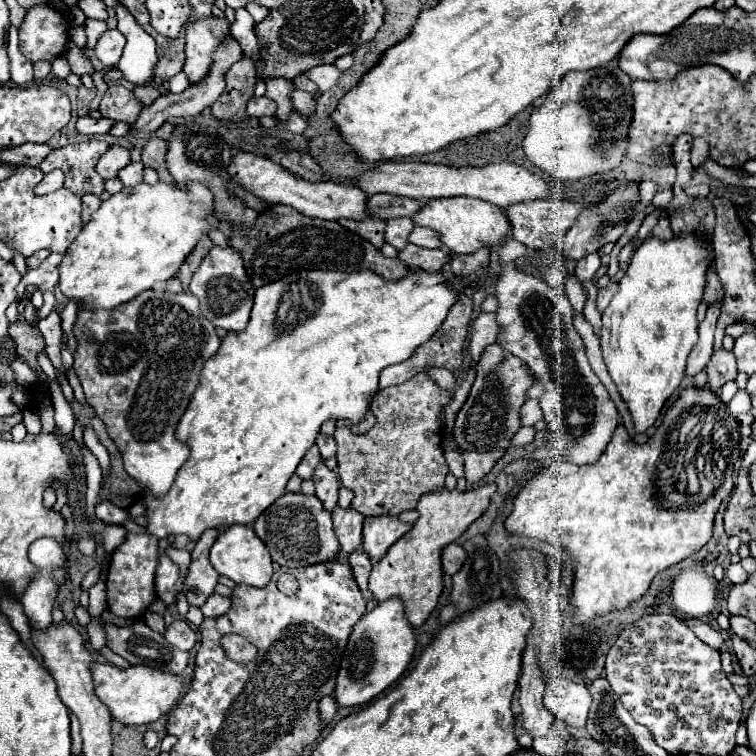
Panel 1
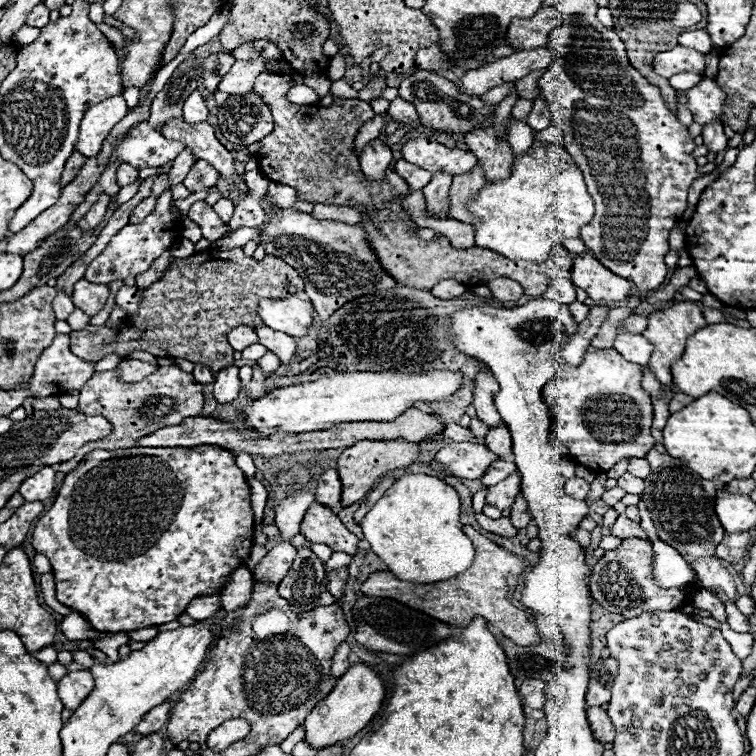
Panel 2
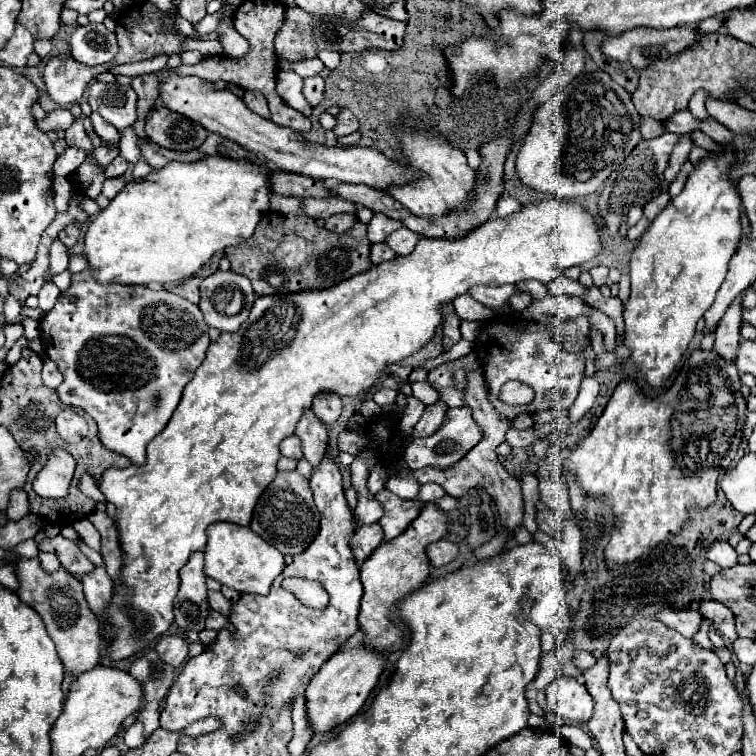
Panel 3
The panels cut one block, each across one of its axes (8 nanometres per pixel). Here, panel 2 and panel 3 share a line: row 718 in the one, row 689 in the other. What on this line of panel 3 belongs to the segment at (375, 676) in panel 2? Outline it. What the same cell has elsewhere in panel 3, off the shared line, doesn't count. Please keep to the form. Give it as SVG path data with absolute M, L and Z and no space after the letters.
M362 646L336 652L328 662L324 662L324 666L306 686L306 718L310 730L314 734L328 734L332 728L352 718L364 706L368 694L376 686L378 676L384 670L384 662L384 656L374 654L372 650L366 650Z

